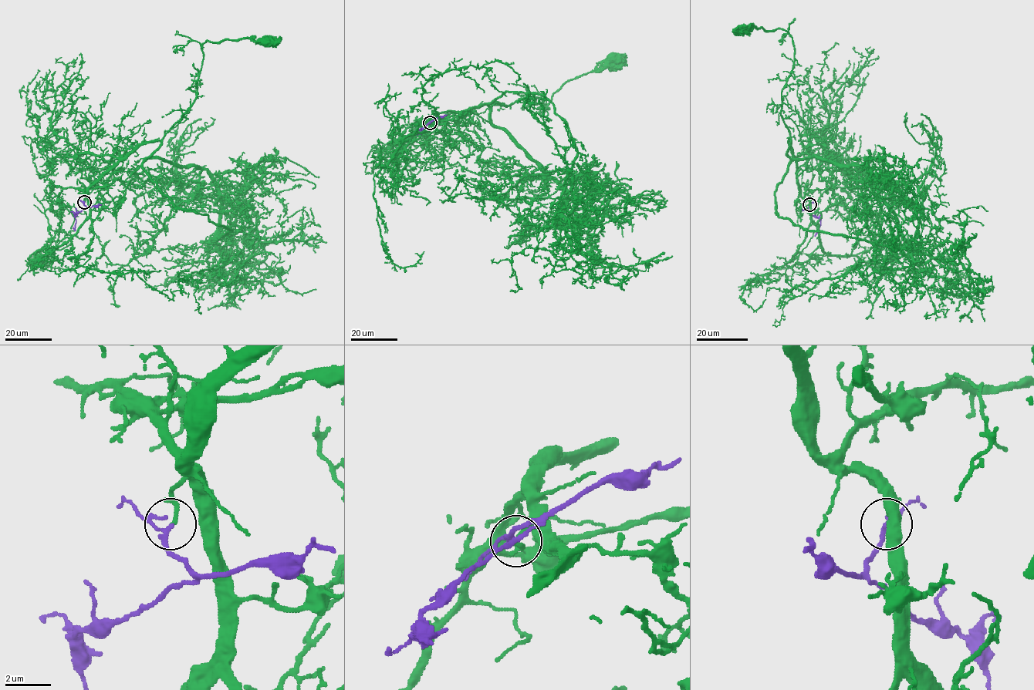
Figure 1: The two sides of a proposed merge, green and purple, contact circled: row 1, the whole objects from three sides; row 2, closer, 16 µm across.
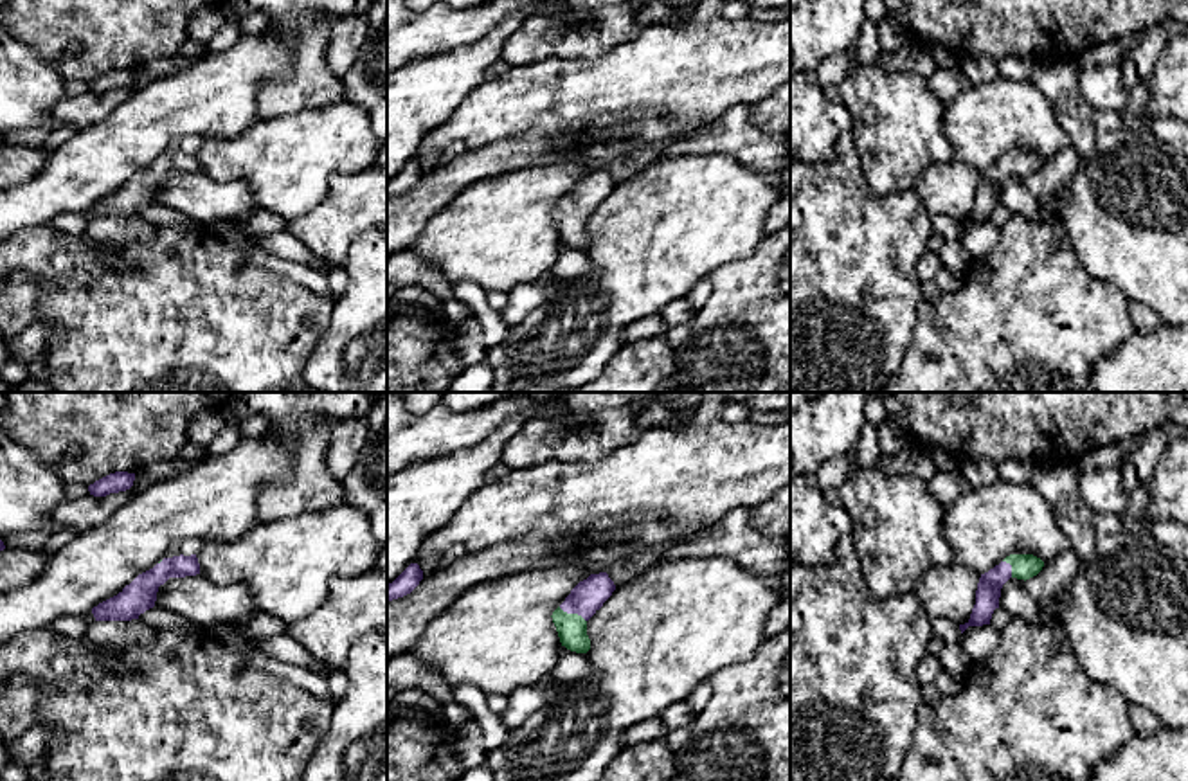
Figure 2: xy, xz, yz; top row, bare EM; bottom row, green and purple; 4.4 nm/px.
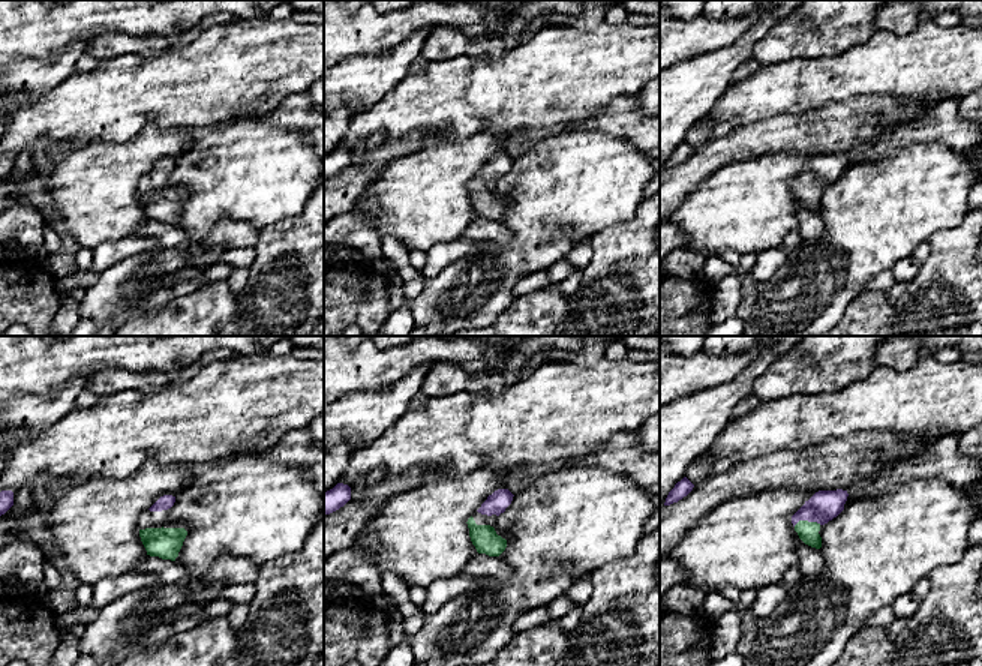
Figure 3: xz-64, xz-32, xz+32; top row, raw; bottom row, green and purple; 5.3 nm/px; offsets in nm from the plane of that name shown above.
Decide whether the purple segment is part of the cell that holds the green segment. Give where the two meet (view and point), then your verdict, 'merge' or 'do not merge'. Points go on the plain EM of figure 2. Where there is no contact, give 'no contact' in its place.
xz (573, 211) | merge

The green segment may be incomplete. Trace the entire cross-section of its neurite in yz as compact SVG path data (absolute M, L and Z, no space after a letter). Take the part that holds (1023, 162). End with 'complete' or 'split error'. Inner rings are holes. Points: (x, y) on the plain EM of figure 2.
M1010 151L999 162L981 171L976 202L970 216L959 221L961 230L968 223L990 221L992 211L999 205L1001 185L1010 175L1030 176L1037 173L1044 164L1044 158L1033 151Z | split error

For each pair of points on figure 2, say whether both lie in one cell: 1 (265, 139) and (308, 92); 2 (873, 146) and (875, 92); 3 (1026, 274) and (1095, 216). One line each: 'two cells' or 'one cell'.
1: two cells
2: one cell
3: two cells

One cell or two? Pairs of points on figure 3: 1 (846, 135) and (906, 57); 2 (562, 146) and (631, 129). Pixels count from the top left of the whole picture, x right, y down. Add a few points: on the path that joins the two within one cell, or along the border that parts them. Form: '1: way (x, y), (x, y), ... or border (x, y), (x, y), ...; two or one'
1: border (910, 99), (898, 96), (856, 96), (841, 102); two
2: border (577, 126), (607, 131), (627, 138), (643, 150); two

